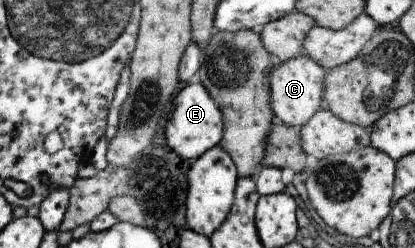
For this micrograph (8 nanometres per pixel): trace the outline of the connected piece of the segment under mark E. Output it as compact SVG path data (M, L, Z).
M202 83L186 84L178 89L170 100L171 116L166 121L163 134L166 145L183 160L195 160L206 150L213 148L222 135L222 118L218 106L211 100Z

